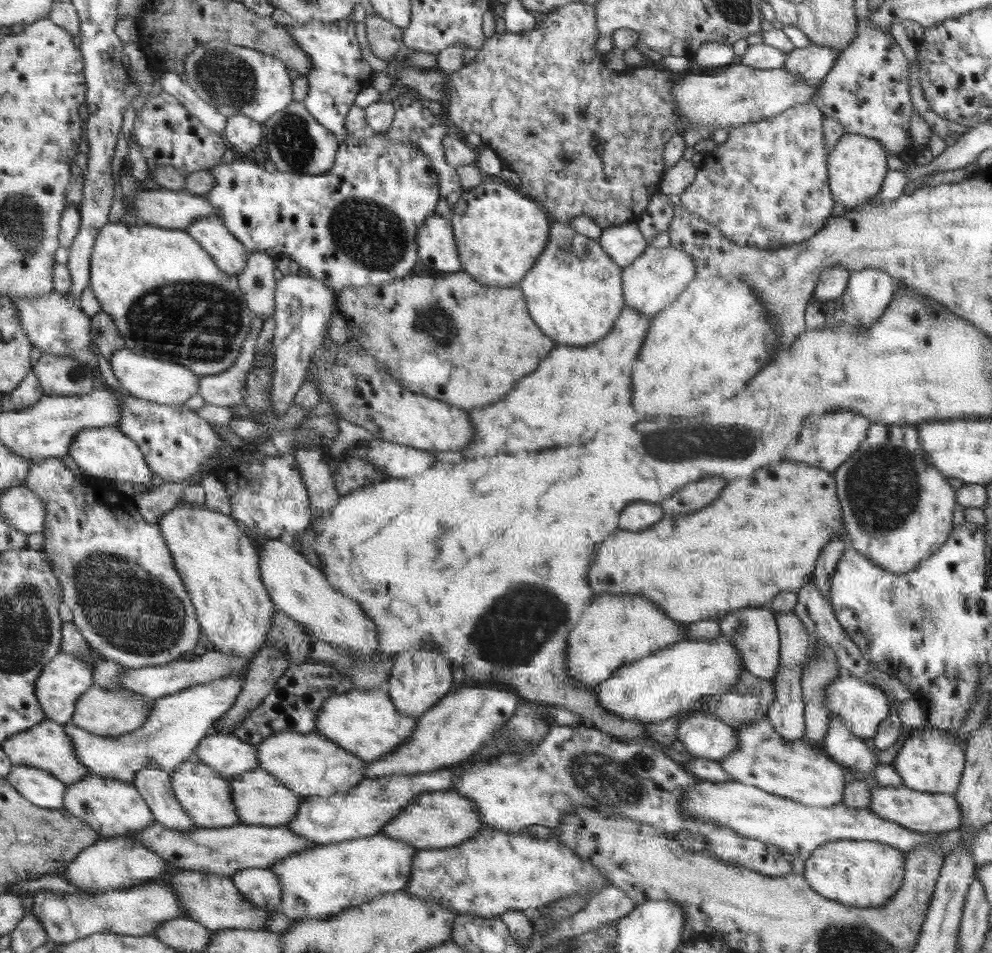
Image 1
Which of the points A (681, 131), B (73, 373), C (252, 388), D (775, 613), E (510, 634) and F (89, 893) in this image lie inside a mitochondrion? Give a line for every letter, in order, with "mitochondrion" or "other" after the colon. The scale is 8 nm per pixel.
A: other
B: mitochondrion
C: other
D: other
E: mitochondrion
F: other

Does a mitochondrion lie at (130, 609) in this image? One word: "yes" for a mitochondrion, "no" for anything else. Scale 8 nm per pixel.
yes

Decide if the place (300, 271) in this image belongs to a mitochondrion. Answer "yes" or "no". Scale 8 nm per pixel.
no

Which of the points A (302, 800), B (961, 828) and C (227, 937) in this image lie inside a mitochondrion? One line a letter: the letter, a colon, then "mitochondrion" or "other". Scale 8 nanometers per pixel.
A: other
B: other
C: other

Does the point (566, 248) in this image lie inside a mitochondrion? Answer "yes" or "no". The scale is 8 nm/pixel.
yes

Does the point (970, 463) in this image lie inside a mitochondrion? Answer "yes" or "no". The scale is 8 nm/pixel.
no

